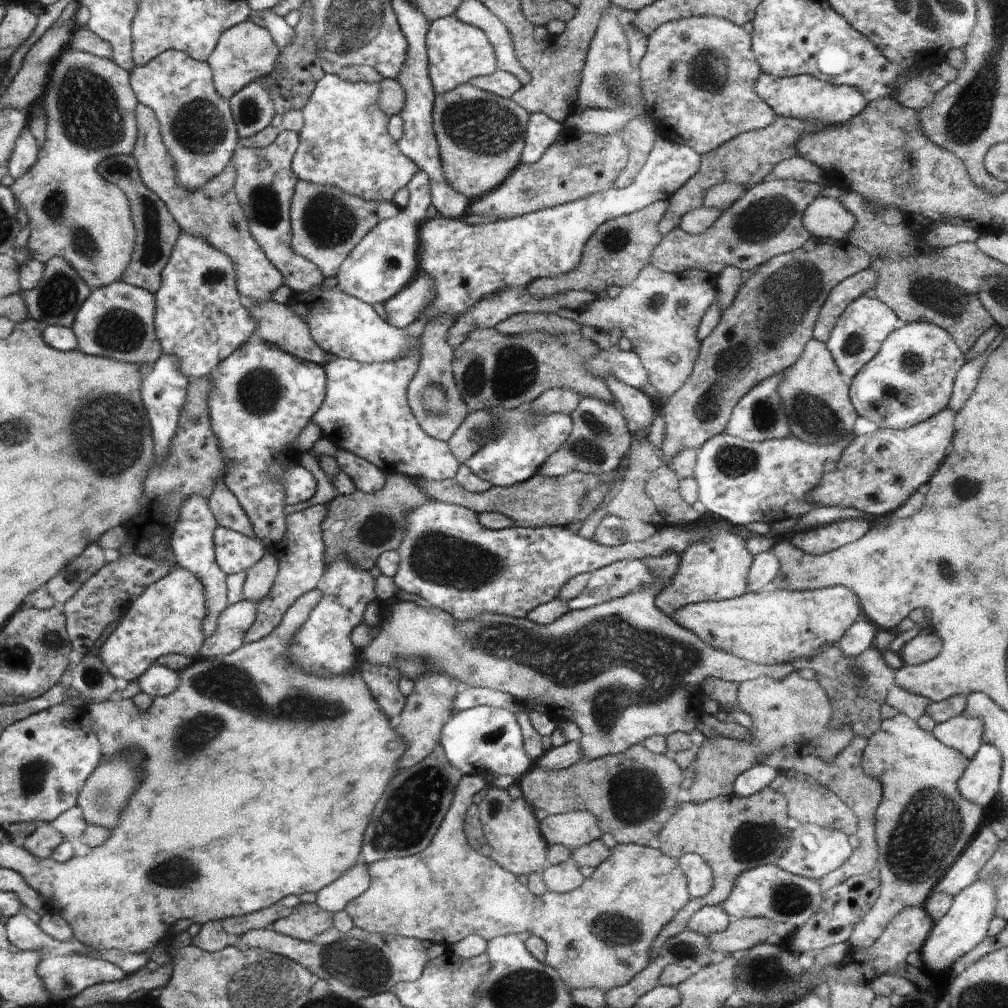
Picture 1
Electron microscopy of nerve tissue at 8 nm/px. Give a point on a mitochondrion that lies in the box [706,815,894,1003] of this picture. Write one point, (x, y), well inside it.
(769, 972)

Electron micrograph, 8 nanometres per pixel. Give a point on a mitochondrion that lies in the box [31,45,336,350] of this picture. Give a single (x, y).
(91, 118)

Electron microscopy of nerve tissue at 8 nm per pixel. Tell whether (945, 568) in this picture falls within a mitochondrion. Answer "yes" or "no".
no

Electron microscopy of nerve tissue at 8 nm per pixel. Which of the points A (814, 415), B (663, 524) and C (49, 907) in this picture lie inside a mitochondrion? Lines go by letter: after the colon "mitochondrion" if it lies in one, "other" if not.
A: mitochondrion
B: other
C: other

